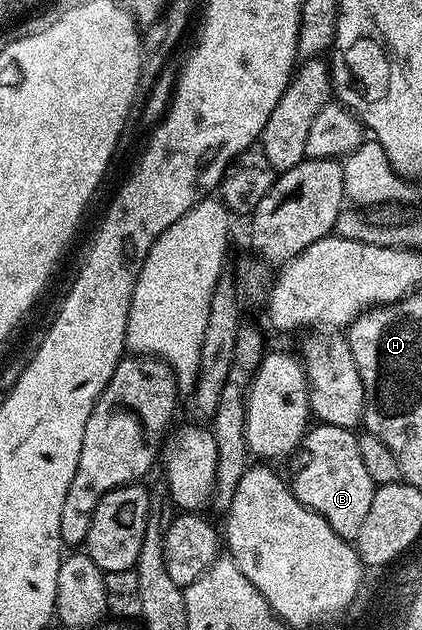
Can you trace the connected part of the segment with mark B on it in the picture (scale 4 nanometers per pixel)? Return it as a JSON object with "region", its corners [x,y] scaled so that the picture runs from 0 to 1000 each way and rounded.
{"region":[[[746,673],[727,679],[725,692],[716,695],[711,711],[694,721],[692,733],[706,746],[697,751],[697,759],[685,759],[687,776],[739,811],[749,811],[820,859],[846,860],[853,849],[853,835],[860,833],[865,821],[872,817],[872,805],[882,805],[882,786],[889,779],[889,767],[872,756],[872,746],[853,730],[853,710],[839,681],[818,681],[794,675]]]}

